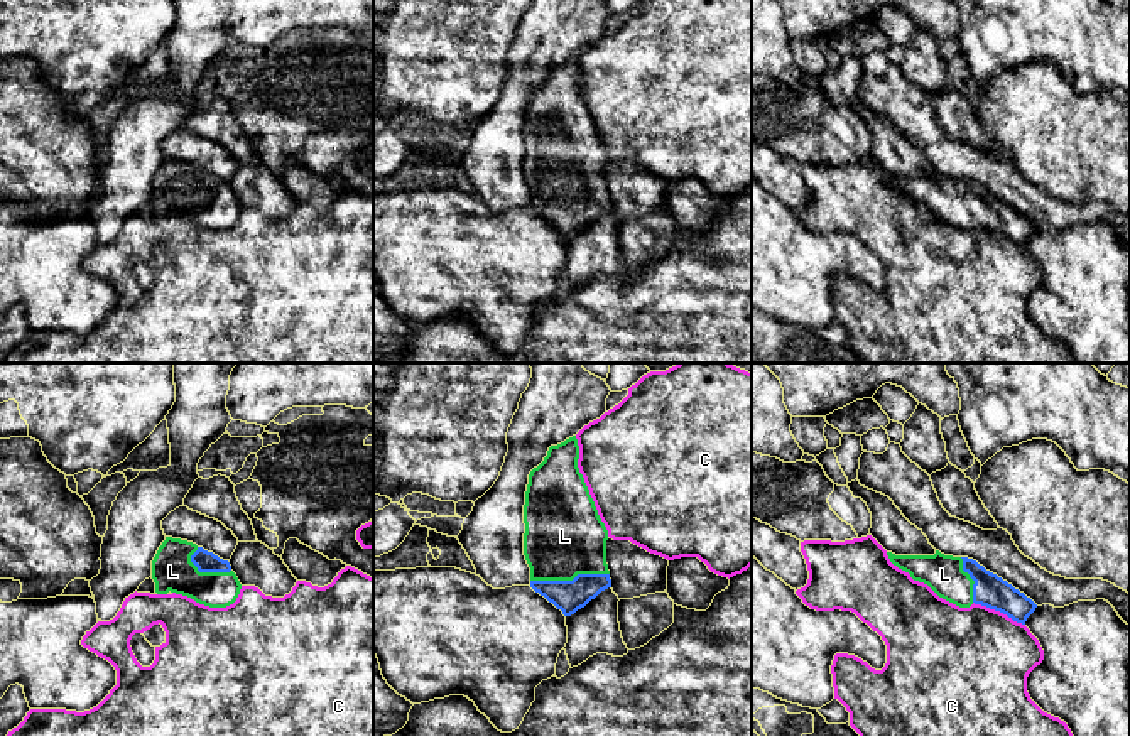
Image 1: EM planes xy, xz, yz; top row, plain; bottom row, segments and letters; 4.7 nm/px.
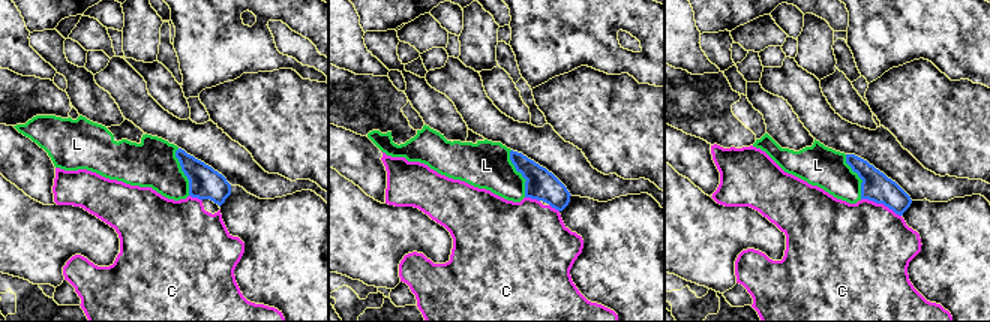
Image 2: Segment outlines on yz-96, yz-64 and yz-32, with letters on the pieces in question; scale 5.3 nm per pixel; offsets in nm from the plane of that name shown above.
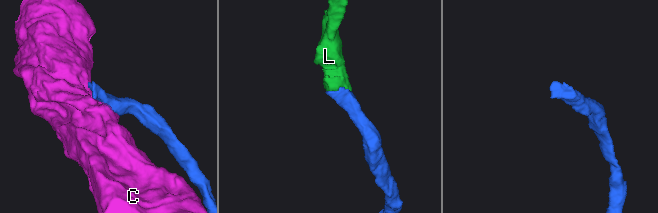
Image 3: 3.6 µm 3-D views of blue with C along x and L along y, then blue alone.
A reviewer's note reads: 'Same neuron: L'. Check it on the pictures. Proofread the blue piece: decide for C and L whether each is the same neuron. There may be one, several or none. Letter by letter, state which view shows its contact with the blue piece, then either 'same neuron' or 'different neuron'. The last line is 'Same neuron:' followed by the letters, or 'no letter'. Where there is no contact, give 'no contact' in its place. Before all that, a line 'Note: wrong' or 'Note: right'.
Note: right
C: meets blue in yz; different neuron
L: meets blue in xz; same neuron
Same neuron: L

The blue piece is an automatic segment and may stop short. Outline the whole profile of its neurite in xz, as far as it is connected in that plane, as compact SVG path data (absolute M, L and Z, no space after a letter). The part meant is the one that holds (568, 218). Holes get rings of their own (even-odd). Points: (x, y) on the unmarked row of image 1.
M576 57L551 68L544 83L529 96L524 127L524 177L530 189L530 209L564 238L574 236L611 209L606 186L608 152L578 89Z

